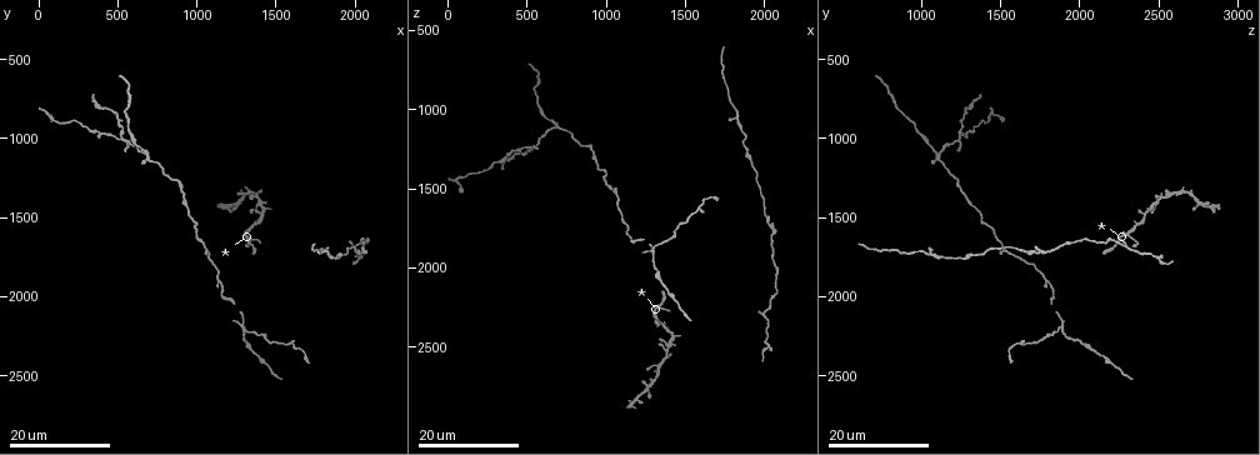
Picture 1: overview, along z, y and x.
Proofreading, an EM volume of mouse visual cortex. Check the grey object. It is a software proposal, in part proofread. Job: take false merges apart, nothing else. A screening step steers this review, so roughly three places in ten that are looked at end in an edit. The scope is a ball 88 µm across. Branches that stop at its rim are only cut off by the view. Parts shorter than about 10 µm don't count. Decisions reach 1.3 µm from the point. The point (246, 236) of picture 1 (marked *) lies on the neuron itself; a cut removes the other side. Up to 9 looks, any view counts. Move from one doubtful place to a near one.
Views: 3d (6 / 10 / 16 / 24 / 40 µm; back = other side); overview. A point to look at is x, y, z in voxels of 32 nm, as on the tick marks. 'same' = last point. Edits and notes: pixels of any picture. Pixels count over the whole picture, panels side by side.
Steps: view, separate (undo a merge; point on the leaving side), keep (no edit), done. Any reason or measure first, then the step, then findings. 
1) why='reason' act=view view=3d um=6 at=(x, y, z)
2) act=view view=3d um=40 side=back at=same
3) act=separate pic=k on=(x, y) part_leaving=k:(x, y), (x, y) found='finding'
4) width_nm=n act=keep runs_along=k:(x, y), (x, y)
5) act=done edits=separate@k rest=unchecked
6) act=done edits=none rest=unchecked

why='thin neck' act=view view=3d um=16 at=(1340, 1680, 2200)

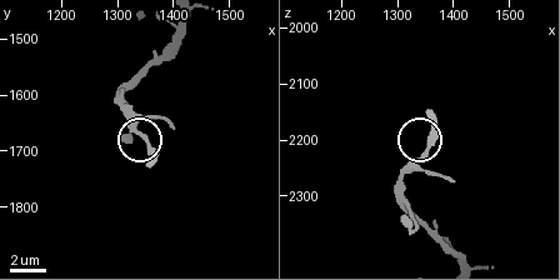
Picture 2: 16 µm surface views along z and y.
why='closer look' act=view view=3d um=6 at=(1355, 1685, 2220)

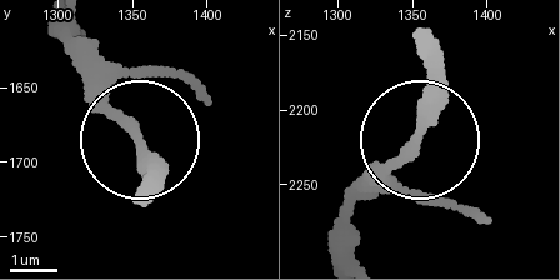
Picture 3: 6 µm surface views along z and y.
act=keep runs_along=3:(75, 53), (99, 108), (146, 156), (146, 200) found='one neuron here'

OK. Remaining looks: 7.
why='thick turns thin' act=view view=3d um=16 at=(1160, 2000, 1840)

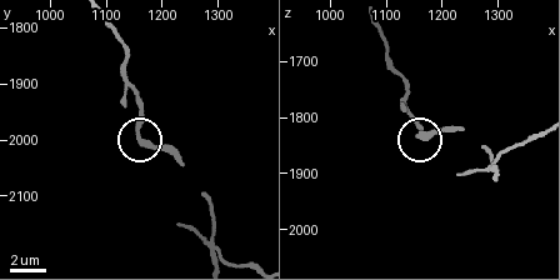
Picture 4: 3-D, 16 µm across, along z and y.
act=view view=3d um=10 at=(1165, 2010, 1835)

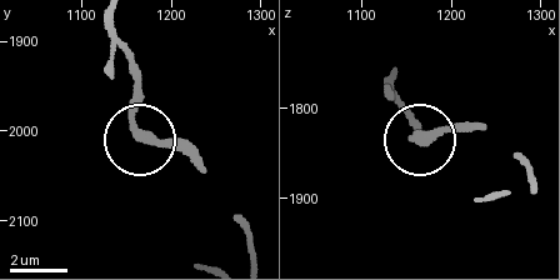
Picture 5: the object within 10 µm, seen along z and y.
act=keep found='one neuron here'

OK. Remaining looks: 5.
why='four or more arms meet' act=view view=3d um=16 at=(1300, 2200, 1880)

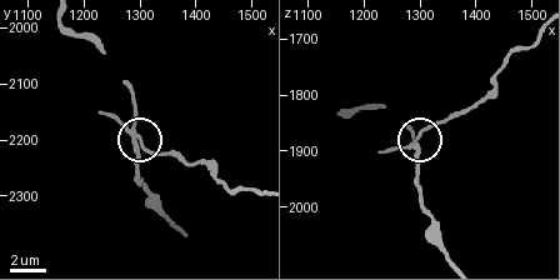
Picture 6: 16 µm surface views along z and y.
act=view view=3d um=10 at=(1295, 2195, 1880)

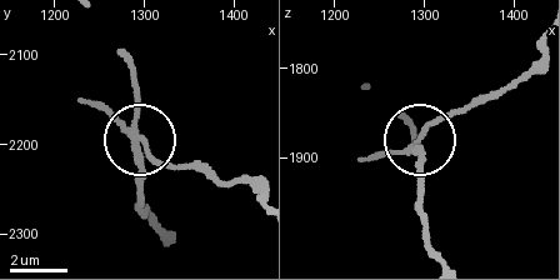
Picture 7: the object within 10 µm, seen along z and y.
width_nm=220 act=separate pic=7 on=(153, 160) found='a second neuron is stuck on'

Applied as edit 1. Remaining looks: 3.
why='a fork' act=view view=3d um=16 at=(500, 1020, 1240)

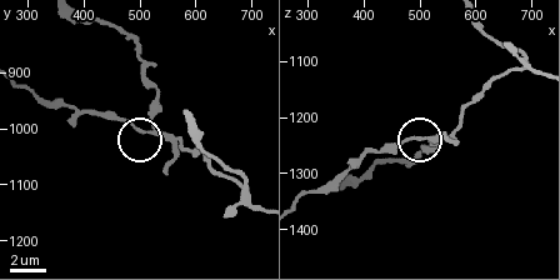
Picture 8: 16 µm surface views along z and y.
act=view view=3d um=10 at=(525, 1005, 1240)

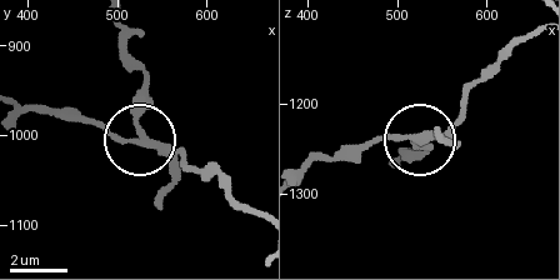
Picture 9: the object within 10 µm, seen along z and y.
width_nm=210 act=separate pic=9 on=(148, 108) found='a second neuron is stuck on'

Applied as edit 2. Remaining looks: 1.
act=done edits=separate@7,separate@9 rest=unchecked

